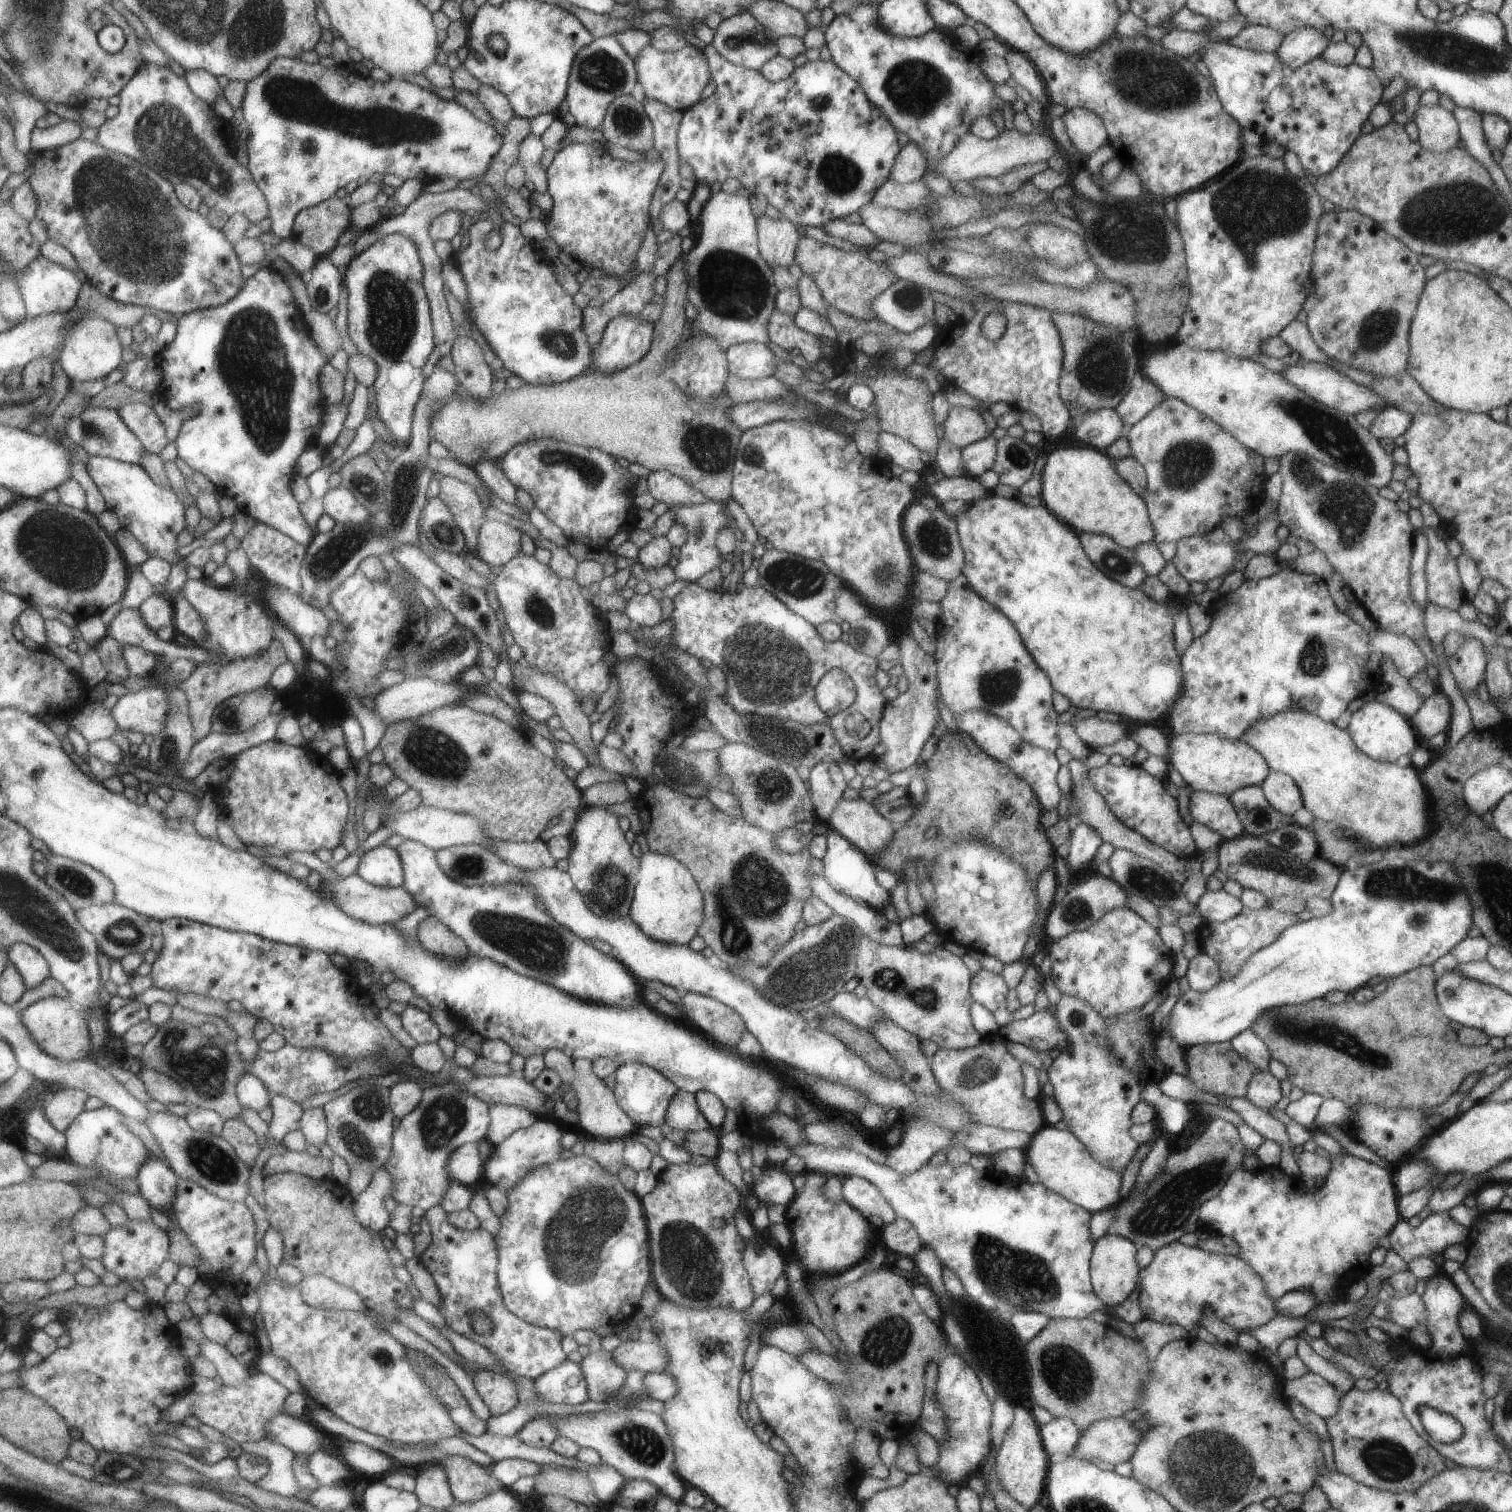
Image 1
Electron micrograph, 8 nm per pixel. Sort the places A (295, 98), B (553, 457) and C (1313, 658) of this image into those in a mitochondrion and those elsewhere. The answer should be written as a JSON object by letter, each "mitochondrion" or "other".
{"A":"mitochondrion","B":"mitochondrion","C":"mitochondrion"}

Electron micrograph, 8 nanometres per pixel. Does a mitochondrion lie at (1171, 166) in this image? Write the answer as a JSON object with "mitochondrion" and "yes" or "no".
{"mitochondrion":"no"}

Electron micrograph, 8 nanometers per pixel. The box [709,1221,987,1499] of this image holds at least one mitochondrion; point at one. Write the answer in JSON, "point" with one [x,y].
{"point":[886,1343]}

